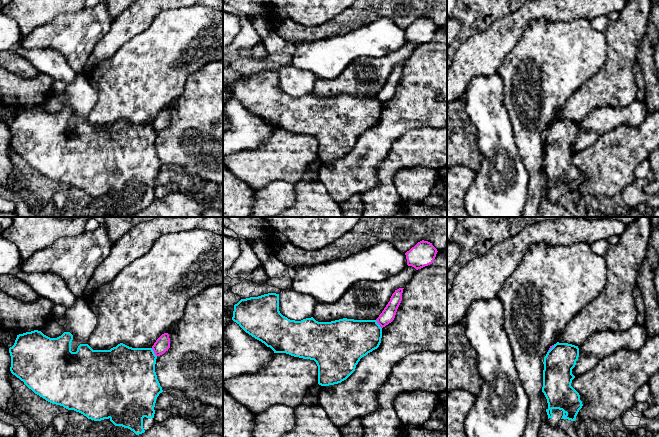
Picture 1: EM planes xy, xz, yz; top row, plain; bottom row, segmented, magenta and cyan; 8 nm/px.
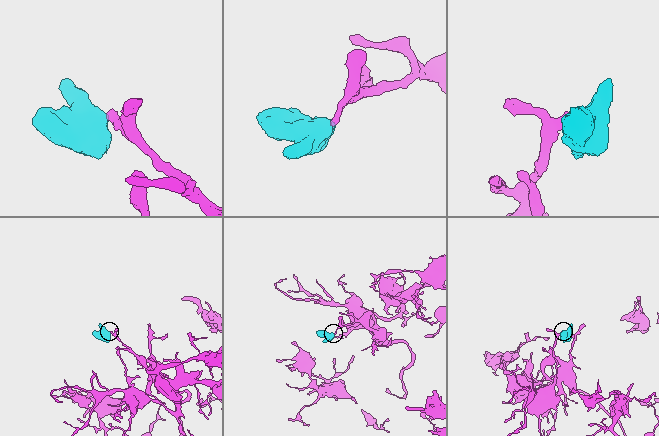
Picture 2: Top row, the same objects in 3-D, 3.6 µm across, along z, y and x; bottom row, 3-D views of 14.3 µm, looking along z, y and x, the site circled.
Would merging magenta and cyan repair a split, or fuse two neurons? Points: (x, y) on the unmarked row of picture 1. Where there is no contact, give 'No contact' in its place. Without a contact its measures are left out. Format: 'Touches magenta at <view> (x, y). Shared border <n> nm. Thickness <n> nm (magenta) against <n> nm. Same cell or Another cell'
Touches magenta at xy (154, 128). Shared border 80 nm. Thickness 120 nm (magenta) against 400 nm. Another cell

